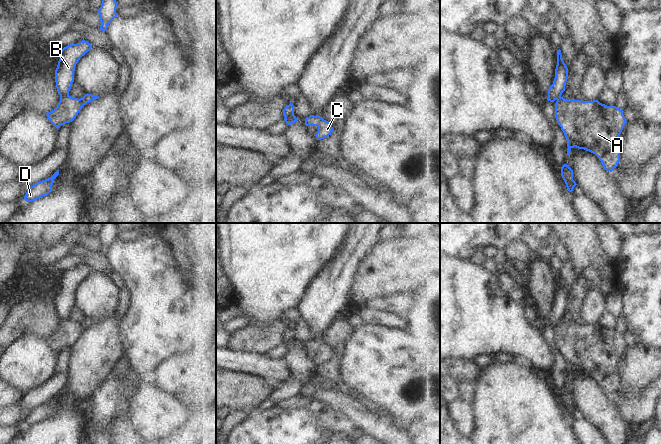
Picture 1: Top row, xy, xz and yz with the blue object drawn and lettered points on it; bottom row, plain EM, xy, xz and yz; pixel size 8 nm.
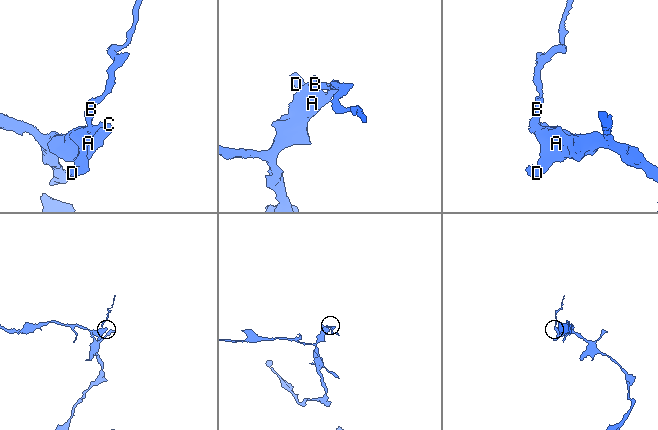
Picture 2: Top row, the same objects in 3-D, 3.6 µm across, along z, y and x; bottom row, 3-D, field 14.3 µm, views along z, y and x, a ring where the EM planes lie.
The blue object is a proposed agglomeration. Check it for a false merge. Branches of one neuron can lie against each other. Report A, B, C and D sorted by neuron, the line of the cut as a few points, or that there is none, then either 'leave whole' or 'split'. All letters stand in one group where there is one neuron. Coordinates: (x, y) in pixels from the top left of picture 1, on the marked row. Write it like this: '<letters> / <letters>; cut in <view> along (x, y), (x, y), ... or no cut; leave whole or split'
A C D / B; cut in xy along (68, 94), (60, 97); split

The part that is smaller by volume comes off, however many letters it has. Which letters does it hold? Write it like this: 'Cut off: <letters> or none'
Cut off: B

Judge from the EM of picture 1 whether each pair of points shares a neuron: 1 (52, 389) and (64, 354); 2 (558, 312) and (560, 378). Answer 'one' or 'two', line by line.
1: one
2: one

